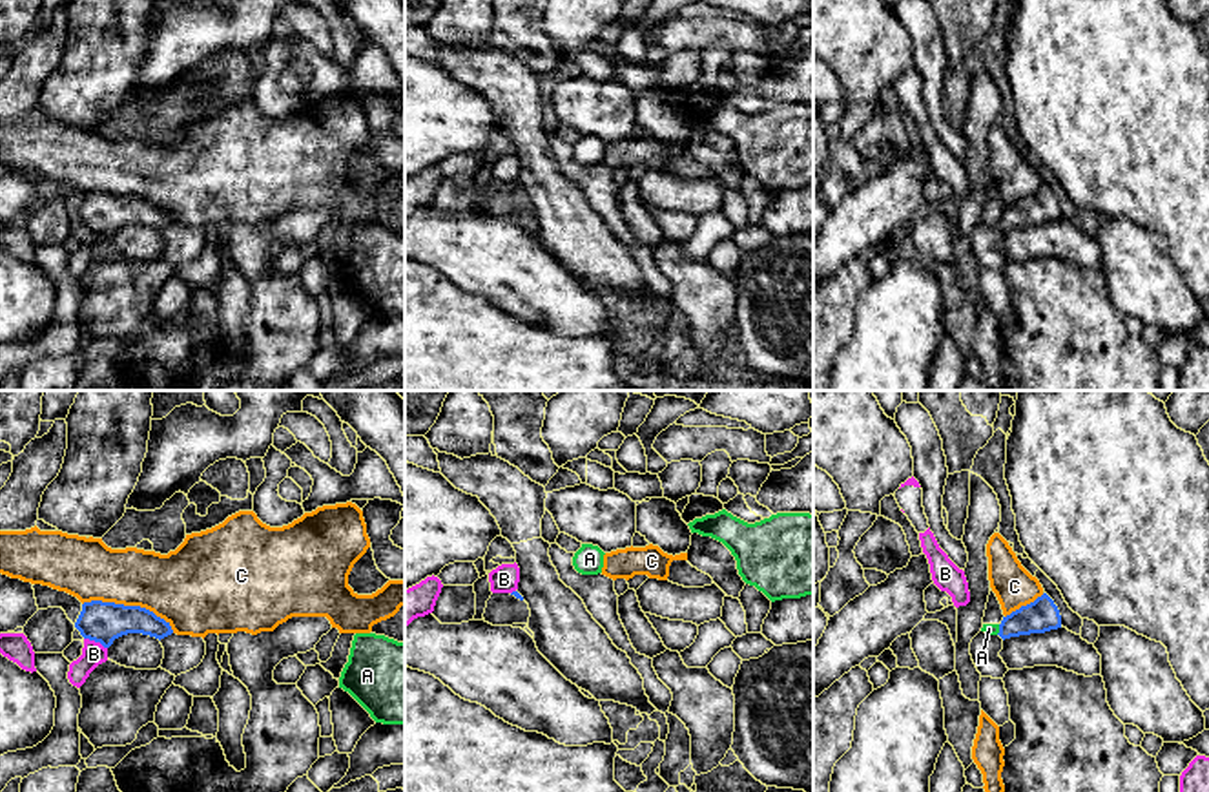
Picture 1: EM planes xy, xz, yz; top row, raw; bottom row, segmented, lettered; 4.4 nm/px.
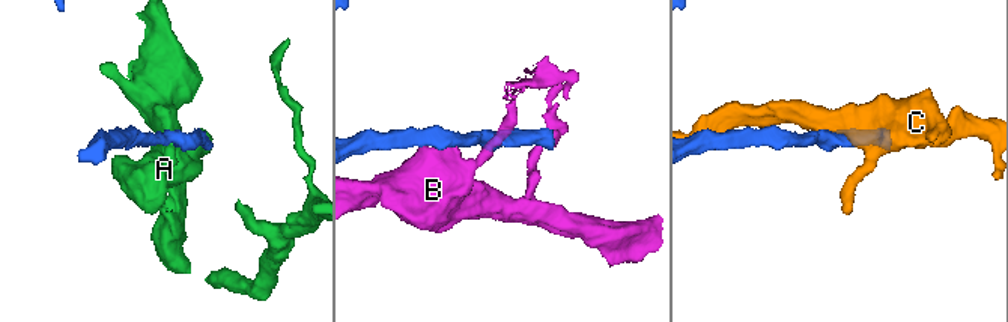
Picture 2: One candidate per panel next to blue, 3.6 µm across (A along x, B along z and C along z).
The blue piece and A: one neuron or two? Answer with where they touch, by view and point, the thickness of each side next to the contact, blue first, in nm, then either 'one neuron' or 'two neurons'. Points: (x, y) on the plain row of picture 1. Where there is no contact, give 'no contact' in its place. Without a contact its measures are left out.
contact yz (1000, 221); calibres 150 and 50 nm; two neurons

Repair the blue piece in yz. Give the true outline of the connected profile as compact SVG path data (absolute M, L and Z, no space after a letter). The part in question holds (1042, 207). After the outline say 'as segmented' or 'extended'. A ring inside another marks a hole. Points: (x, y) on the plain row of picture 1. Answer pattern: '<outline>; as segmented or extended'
M1043 184L1034 193L1003 208L997 226L1005 232L1019 226L1045 224L1058 219L1061 219L1059 201L1054 192Z; as segmented

